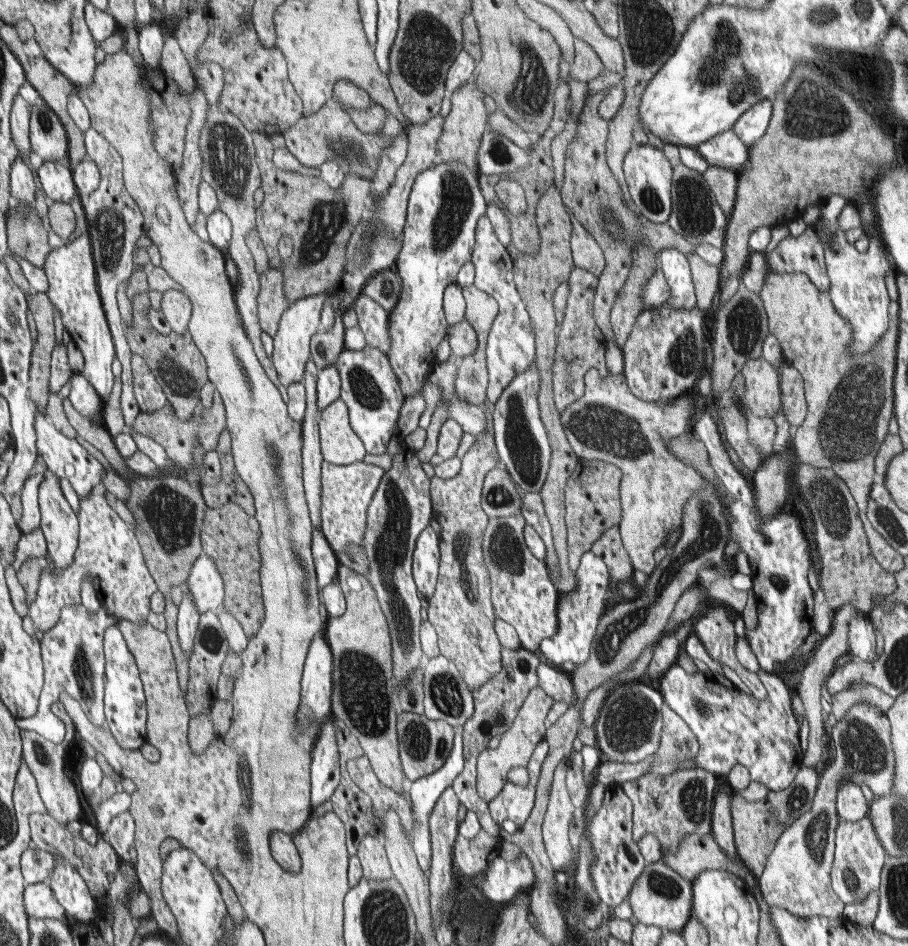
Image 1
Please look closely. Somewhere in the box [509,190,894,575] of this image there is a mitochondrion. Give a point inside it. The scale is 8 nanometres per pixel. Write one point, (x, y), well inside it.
(847, 433)

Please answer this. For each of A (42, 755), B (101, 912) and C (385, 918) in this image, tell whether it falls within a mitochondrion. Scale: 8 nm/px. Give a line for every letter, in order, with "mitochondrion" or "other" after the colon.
A: mitochondrion
B: other
C: mitochondrion

